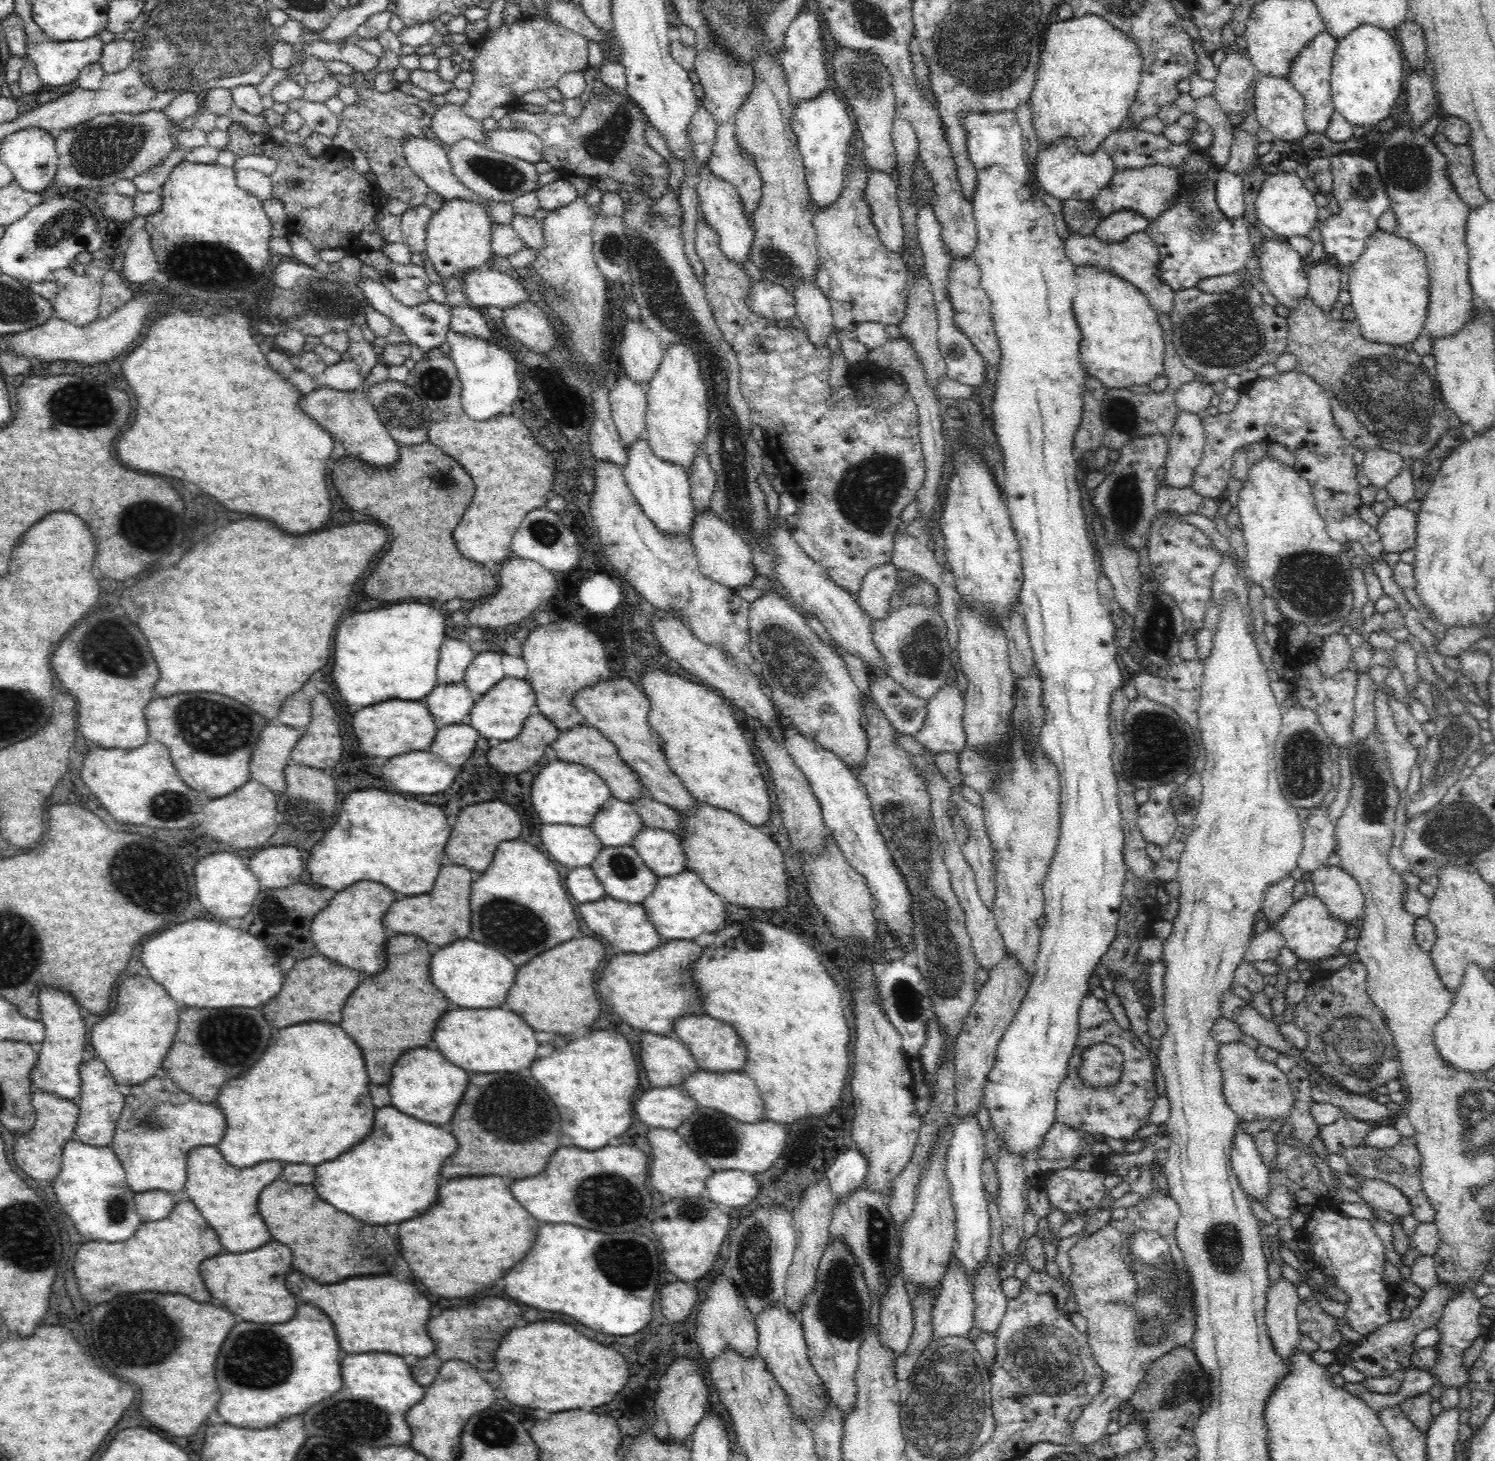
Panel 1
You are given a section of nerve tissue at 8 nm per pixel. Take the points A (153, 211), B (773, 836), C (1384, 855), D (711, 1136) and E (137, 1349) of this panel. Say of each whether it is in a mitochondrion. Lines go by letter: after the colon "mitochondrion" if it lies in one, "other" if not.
A: other
B: other
C: other
D: mitochondrion
E: mitochondrion

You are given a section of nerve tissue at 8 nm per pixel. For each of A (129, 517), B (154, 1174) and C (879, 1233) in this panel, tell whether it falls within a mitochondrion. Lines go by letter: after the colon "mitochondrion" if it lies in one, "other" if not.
A: mitochondrion
B: other
C: mitochondrion

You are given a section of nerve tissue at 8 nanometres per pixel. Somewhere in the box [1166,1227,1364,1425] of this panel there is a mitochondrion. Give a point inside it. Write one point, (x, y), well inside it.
(1190, 1381)

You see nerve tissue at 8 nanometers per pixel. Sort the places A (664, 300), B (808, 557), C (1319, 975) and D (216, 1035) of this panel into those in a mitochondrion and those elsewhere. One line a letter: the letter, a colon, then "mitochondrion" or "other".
A: mitochondrion
B: other
C: other
D: mitochondrion

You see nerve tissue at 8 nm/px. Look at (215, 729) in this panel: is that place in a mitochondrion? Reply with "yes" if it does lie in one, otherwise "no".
yes

